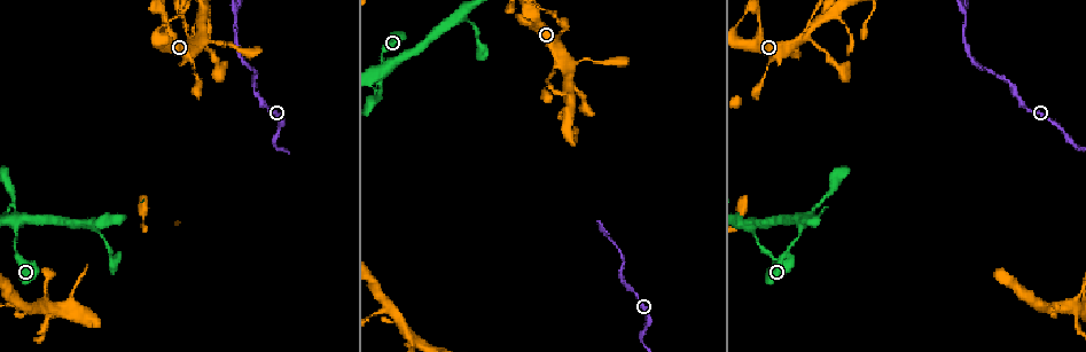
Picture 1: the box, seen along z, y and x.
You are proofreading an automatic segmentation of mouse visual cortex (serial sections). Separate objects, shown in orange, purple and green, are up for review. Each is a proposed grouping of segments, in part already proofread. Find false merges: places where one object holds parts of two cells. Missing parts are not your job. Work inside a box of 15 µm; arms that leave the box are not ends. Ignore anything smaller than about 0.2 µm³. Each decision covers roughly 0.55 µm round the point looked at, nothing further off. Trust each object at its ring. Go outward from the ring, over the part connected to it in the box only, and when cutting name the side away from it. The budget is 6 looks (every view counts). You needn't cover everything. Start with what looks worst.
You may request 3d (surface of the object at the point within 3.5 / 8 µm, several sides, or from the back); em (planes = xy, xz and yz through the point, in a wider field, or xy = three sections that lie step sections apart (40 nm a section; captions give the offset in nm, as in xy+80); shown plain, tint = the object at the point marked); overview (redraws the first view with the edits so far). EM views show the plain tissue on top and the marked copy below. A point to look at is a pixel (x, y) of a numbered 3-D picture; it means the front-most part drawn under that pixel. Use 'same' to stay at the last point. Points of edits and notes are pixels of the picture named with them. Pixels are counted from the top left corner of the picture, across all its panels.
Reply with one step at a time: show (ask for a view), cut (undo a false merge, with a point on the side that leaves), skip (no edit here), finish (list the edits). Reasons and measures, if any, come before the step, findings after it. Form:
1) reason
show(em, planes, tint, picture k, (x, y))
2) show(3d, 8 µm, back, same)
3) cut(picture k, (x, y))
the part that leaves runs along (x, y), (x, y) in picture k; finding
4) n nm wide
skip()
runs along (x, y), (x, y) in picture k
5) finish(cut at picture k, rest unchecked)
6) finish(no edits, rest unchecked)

thin neck
show(3d, 8 µm, picture 1, (235, 11))

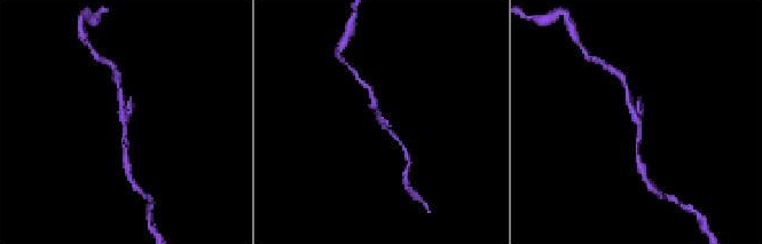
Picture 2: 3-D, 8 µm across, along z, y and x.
closer look
show(3d, 3.5 µm, picture 2, (121, 117))

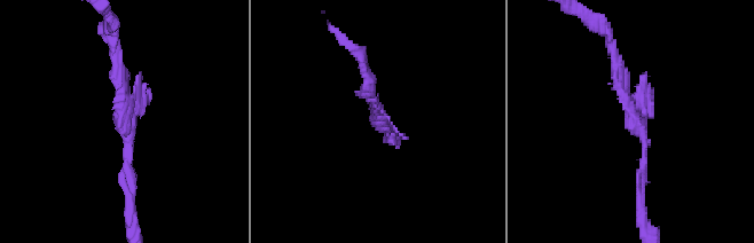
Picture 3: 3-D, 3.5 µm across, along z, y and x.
shape alone is not enough
show(em, xy, step 3, tint, picture 3, (379, 121))

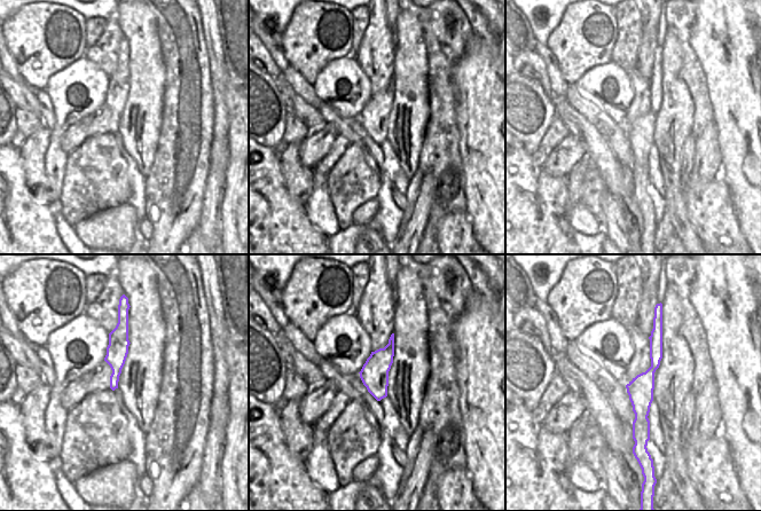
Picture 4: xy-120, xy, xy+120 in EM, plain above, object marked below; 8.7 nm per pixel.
skip()
runs along (641, 194), (646, 141), (620, 88), (629, 75) in picture 3; one cell here

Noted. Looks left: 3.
three arms meet
show(3d, 3.5 µm, picture 1, (804, 37))

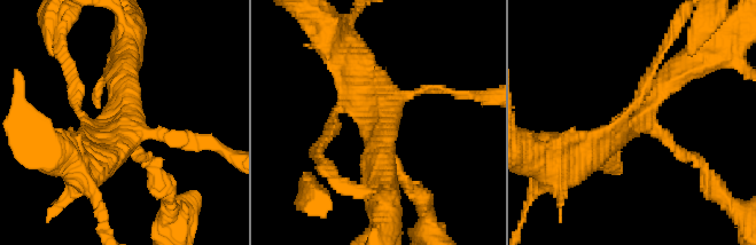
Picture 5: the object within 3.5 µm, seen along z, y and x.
show(em, xy, step 2, tint, picture 5, (386, 119))

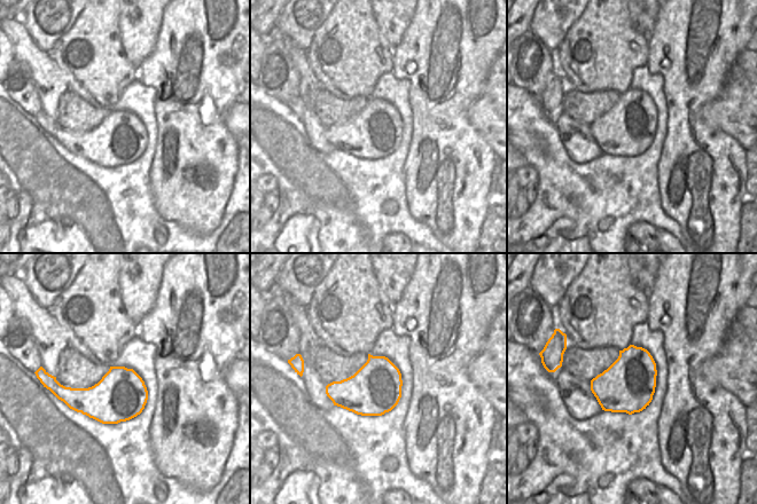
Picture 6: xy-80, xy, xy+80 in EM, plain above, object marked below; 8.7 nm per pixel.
skip()
runs along (583, 161), (692, 63) in picture 5; all the same cell

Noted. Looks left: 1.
finish(no edits, rest unchecked)

